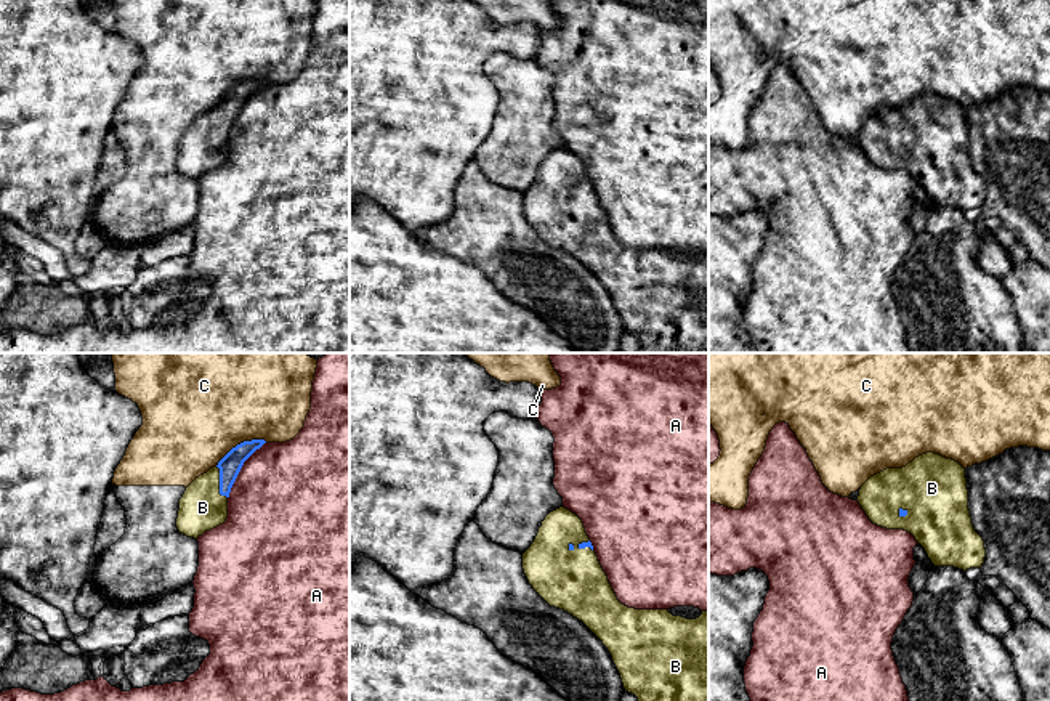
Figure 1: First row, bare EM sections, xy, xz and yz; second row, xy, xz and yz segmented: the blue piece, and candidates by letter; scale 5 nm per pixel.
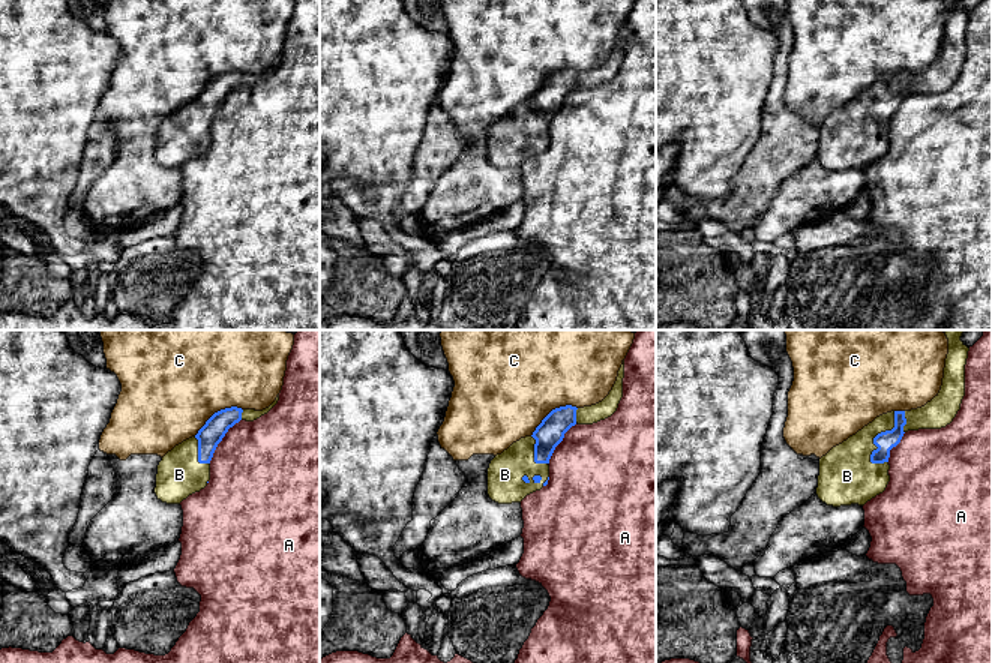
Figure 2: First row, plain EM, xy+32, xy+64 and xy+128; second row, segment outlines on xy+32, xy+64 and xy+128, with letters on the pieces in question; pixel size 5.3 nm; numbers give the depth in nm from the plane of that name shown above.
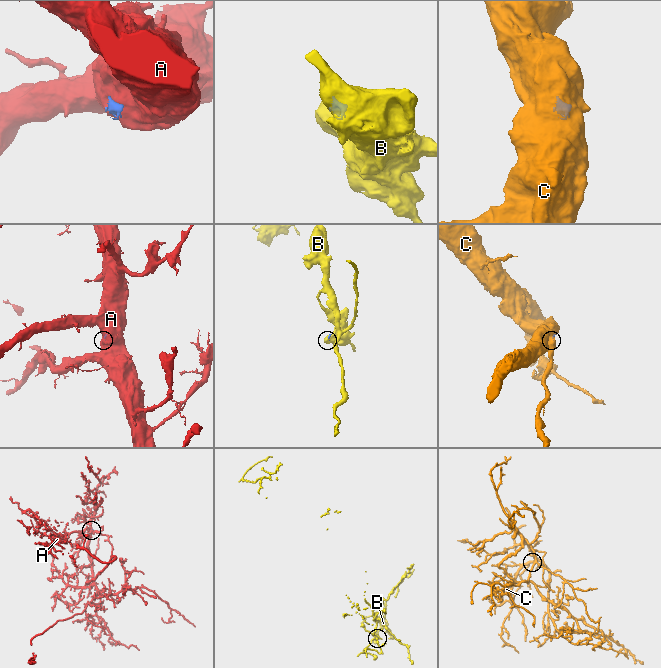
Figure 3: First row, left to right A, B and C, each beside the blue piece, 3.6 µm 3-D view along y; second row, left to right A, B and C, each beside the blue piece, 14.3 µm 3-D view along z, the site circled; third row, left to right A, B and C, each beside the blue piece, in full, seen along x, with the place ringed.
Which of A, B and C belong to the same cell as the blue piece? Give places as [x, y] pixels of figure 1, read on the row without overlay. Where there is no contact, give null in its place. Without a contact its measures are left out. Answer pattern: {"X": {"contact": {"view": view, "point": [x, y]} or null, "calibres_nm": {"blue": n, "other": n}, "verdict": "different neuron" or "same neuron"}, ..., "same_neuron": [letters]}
{"A": {"contact": {"view": "xy", "point": [239, 111]}, "calibres_nm": {"blue": 110, "other": 500}, "verdict": "different neuron"}, "B": {"contact": {"view": "xy", "point": [220, 124]}, "calibres_nm": {"blue": 110, "other": 220}, "verdict": "same neuron"}, "C": {"contact": {"view": "xy", "point": [241, 84]}, "calibres_nm": {"blue": 110, "other": 480}, "verdict": "different neuron"}, "same_neuron": ["B"]}

